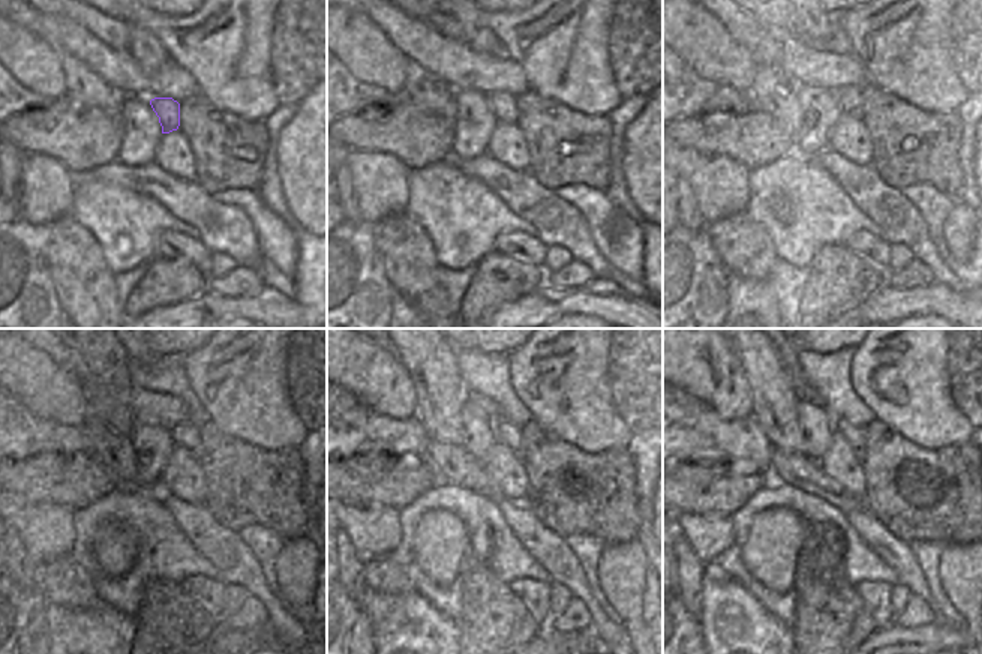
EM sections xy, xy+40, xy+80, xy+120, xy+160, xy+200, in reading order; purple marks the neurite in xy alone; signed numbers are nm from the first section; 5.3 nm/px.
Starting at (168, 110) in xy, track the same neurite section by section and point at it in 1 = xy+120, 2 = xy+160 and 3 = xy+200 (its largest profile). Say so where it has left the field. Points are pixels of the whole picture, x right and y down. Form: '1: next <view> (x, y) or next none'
1: next xy+120 (185, 435)
2: next xy+160 (507, 432)
3: next xy+200 (853, 435)

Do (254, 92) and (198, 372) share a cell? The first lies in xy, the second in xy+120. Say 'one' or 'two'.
one

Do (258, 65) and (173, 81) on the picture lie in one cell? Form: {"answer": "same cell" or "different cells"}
{"answer": "different cells"}

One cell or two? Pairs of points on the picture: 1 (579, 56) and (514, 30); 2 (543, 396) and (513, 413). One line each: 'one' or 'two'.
1: one
2: two

